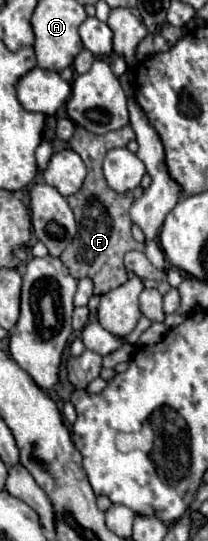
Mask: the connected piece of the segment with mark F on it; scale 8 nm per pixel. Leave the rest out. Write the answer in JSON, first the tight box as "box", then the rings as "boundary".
{"box":[60,125,144,295],"boundary":[[[130,125],[124,129],[118,129],[116,133],[106,133],[104,137],[96,137],[96,133],[88,133],[86,129],[76,127],[74,137],[70,141],[70,147],[82,157],[88,175],[84,179],[84,185],[68,197],[68,203],[72,205],[72,211],[76,213],[76,223],[78,223],[78,233],[74,241],[68,245],[68,249],[60,255],[62,263],[68,267],[70,275],[74,279],[92,279],[94,281],[94,295],[104,295],[122,283],[126,283],[128,273],[124,269],[122,257],[130,249],[144,249],[144,243],[134,241],[130,227],[132,219],[128,217],[128,209],[132,207],[132,201],[136,201],[144,189],[134,189],[128,193],[116,193],[108,187],[104,173],[102,173],[102,161],[106,153],[112,147],[126,147],[128,141],[134,139],[134,131]]]}

